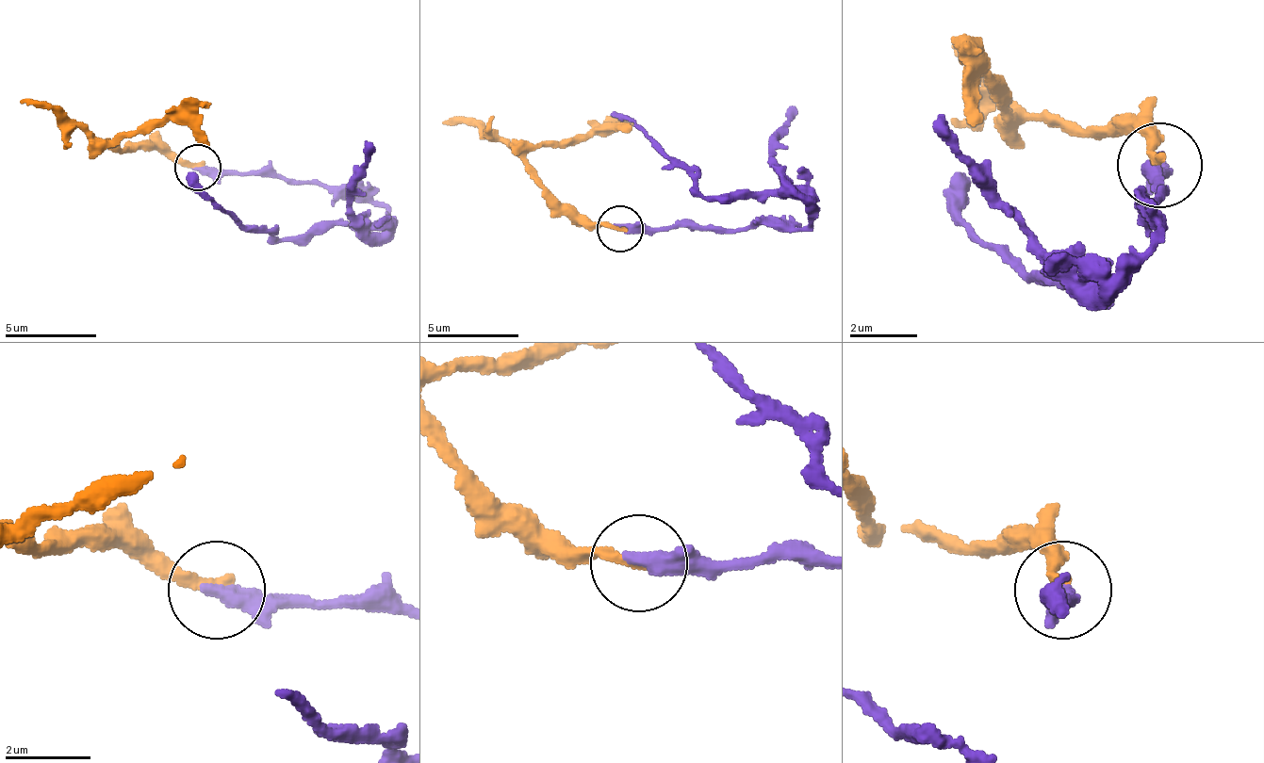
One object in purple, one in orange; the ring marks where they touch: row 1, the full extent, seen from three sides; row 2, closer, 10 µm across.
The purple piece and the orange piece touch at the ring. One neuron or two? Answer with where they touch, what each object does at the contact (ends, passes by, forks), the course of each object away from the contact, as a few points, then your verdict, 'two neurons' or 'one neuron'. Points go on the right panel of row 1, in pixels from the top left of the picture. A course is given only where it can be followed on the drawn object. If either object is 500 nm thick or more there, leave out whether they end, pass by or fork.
at (1159, 165); purple ends there; orange ends there; purple runs (1161, 167), (1153, 175), (1161, 226), (1102, 285), (1102, 268), (1102, 294), (1025, 285), (958, 209), (966, 175); orange runs (1161, 158), (1136, 133), (1025, 116), (983, 73), (966, 124); one neuron

